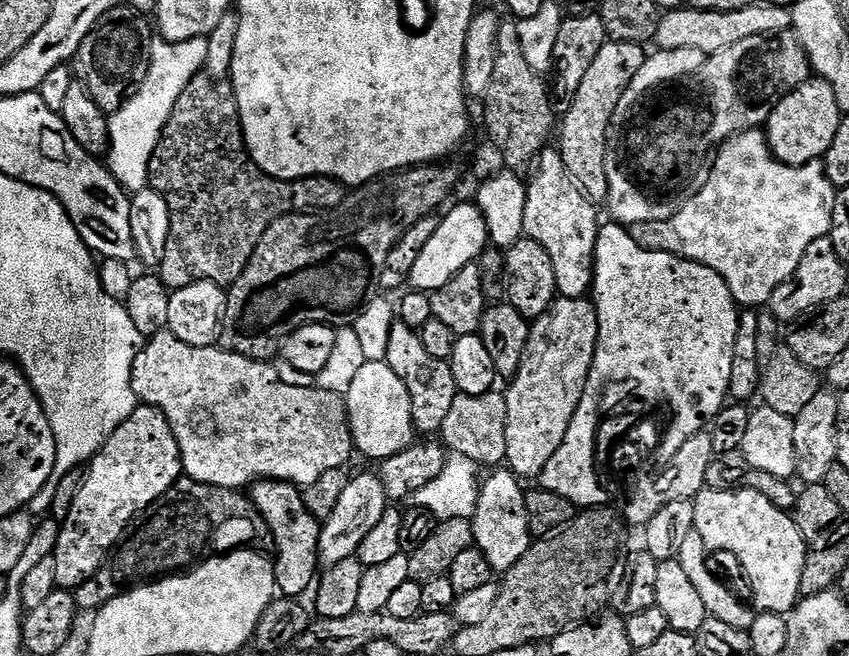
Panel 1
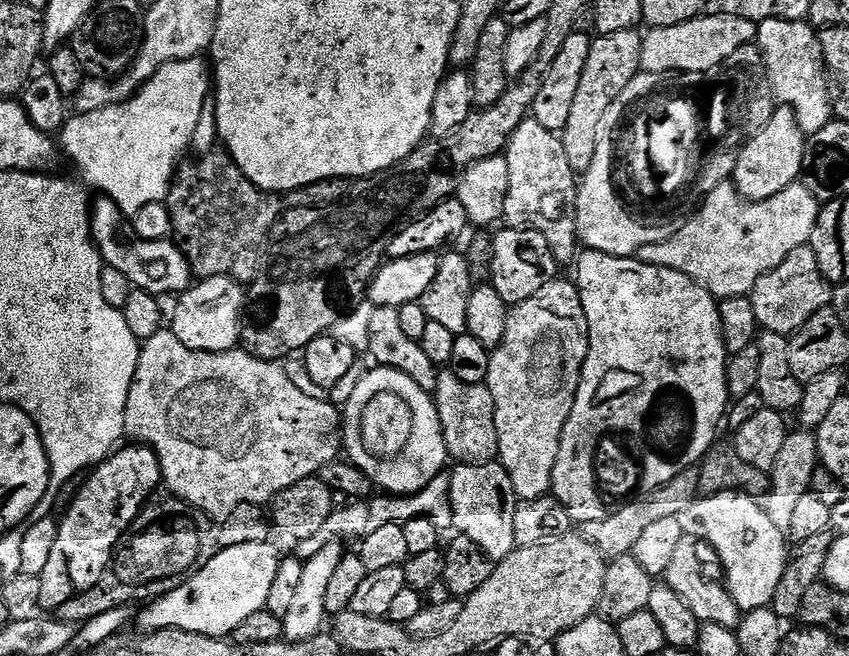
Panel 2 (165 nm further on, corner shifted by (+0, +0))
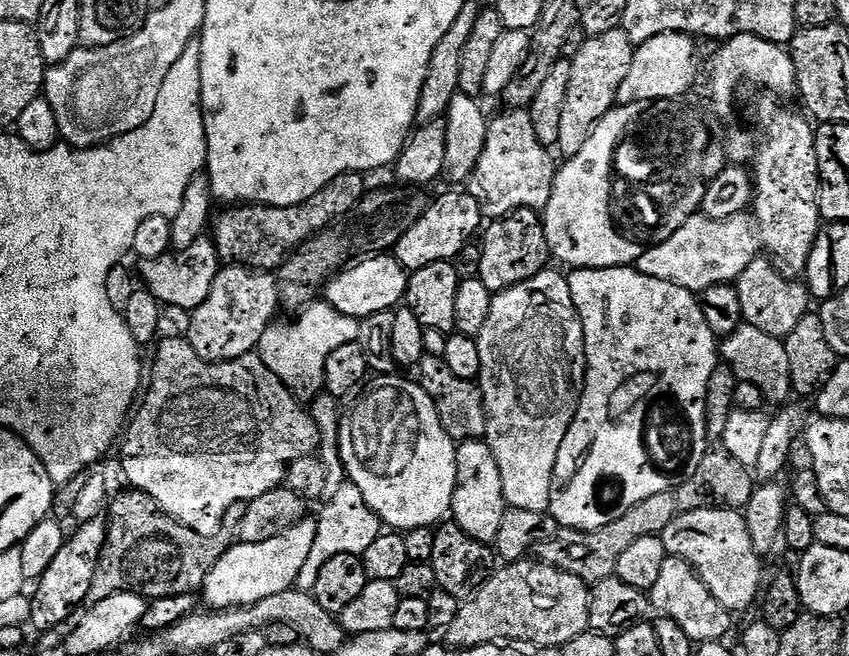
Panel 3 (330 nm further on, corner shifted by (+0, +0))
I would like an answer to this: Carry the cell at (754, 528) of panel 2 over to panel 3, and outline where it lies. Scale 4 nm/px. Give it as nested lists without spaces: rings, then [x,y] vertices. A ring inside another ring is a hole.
[[[707,508],[680,512],[674,522],[666,526],[662,539],[668,554],[685,560],[702,578],[702,582],[706,582],[710,594],[722,602],[727,612],[744,612],[755,602],[759,592],[761,595],[762,556],[757,552],[748,524],[739,511],[731,508]]]

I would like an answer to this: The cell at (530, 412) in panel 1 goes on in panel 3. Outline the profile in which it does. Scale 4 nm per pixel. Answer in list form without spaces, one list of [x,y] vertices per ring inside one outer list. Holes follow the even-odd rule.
[[[545,270],[522,282],[518,286],[508,288],[504,292],[493,295],[490,306],[490,318],[486,318],[486,326],[482,326],[479,337],[476,340],[478,350],[482,354],[482,370],[480,371],[479,385],[480,393],[484,396],[486,406],[486,442],[494,454],[494,462],[498,462],[498,474],[502,474],[502,490],[504,491],[504,503],[508,508],[518,510],[538,510],[547,512],[552,507],[550,494],[552,493],[552,479],[554,478],[554,466],[558,462],[558,450],[562,450],[562,442],[578,414],[580,395],[584,392],[586,383],[586,354],[584,353],[584,323],[580,320],[579,314],[572,301],[568,276],[565,273]]]

